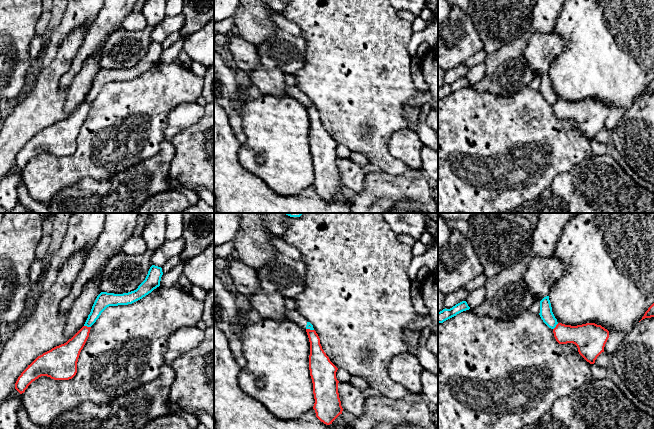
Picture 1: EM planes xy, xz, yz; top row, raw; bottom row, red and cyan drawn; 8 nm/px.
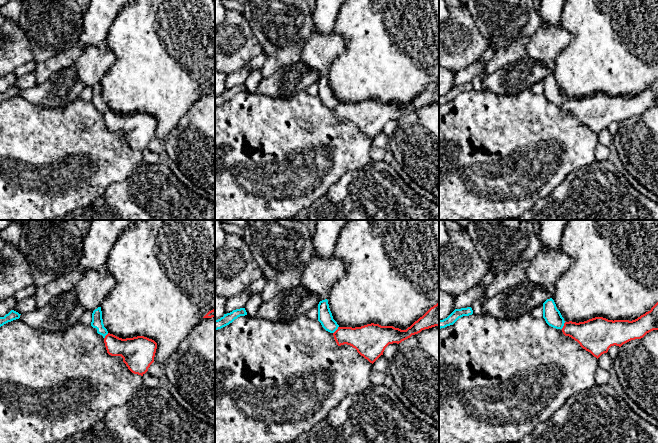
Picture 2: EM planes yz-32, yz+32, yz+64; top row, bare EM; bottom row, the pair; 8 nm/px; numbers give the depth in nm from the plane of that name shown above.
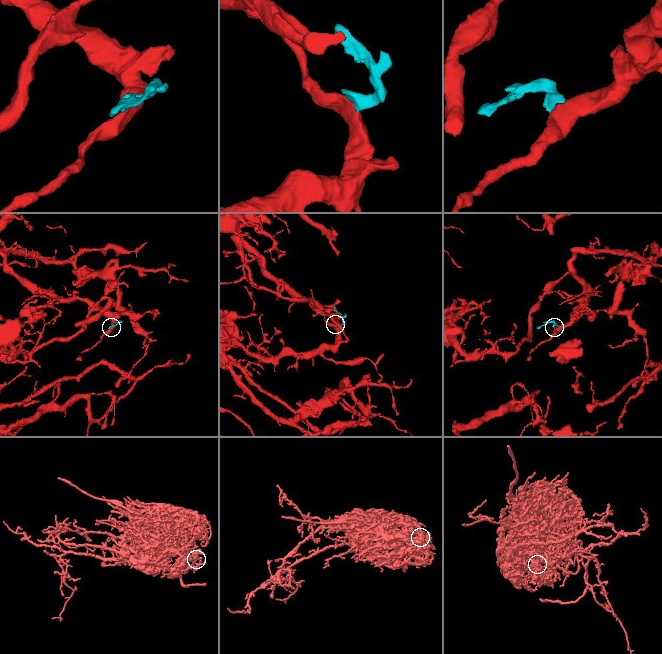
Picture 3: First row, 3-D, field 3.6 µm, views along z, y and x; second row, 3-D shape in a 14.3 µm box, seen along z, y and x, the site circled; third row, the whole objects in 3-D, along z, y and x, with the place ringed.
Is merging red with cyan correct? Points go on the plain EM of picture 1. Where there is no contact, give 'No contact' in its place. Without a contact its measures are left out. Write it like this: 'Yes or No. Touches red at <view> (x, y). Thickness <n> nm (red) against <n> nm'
No. Touches red at xy (86, 102). Thickness 170 nm (red) against 120 nm

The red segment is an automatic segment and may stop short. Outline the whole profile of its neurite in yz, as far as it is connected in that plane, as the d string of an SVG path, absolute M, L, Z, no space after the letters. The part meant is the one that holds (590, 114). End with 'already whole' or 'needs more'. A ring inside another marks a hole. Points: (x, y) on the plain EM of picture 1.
M558 99L553 109L559 120L575 120L579 130L590 140L594 140L597 133L604 128L609 114L609 107L595 99L577 102Z; already whole

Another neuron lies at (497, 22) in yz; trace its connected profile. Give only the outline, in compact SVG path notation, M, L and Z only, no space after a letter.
M468 0L466 13L482 40L483 50L490 54L528 34L532 11L530 0Z

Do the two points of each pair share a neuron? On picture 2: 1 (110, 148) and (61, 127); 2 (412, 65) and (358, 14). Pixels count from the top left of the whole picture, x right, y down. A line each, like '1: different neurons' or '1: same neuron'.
1: same neuron
2: same neuron

